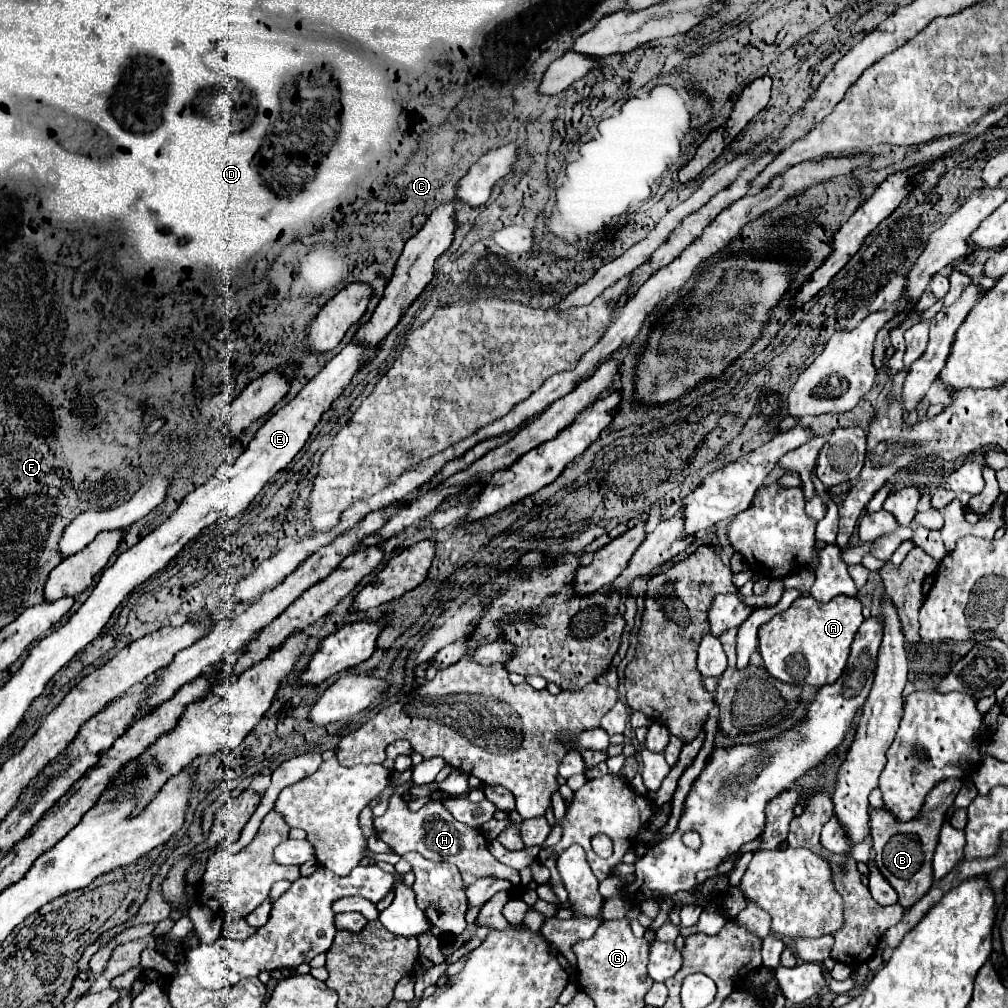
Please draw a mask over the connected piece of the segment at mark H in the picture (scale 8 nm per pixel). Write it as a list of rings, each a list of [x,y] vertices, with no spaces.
[[[392,795],[386,813],[382,817],[372,817],[372,821],[374,821],[376,835],[386,845],[390,845],[398,855],[404,855],[408,851],[418,851],[420,855],[424,855],[430,861],[454,863],[460,869],[466,885],[470,885],[472,881],[480,877],[488,877],[488,875],[508,879],[512,881],[512,885],[520,883],[516,869],[500,865],[492,857],[482,831],[456,821],[440,799],[428,799],[418,811],[410,811],[408,803],[400,795]]]

